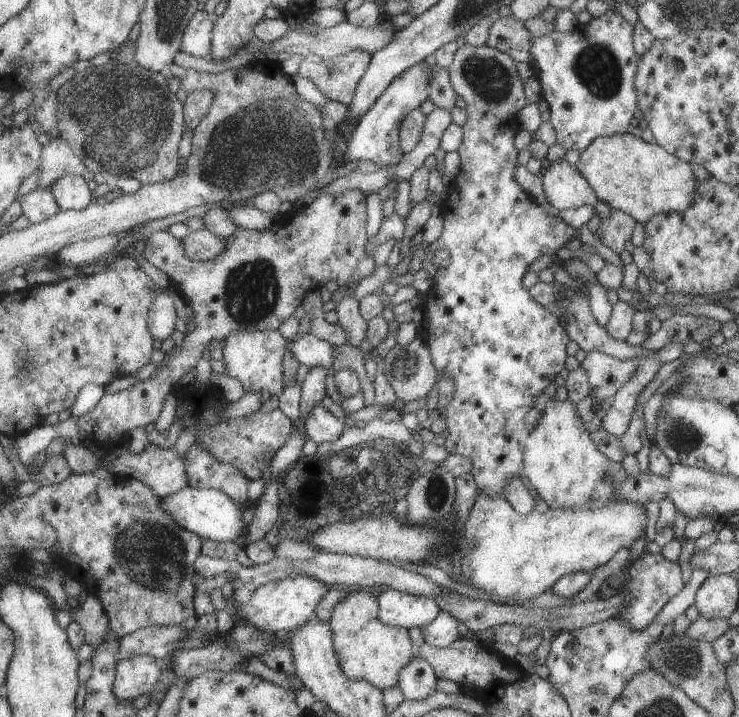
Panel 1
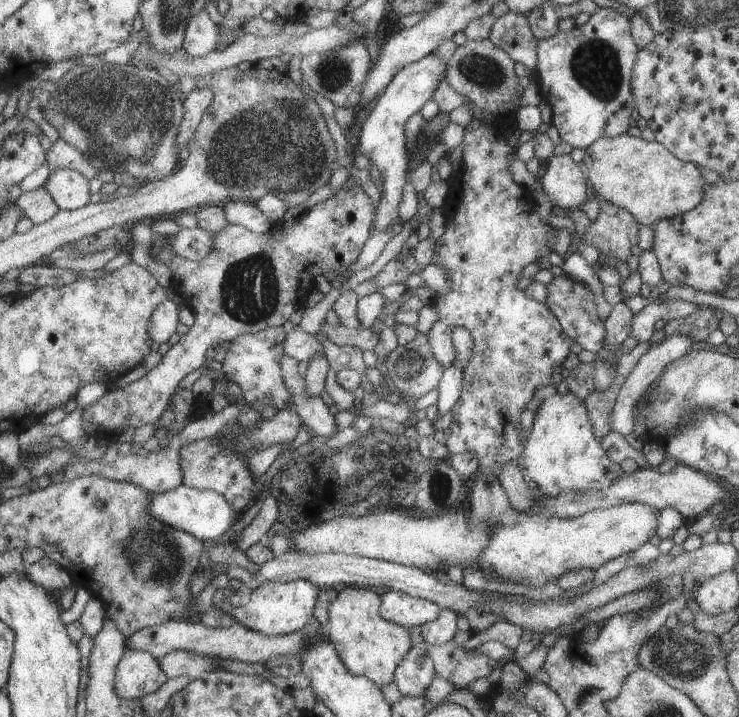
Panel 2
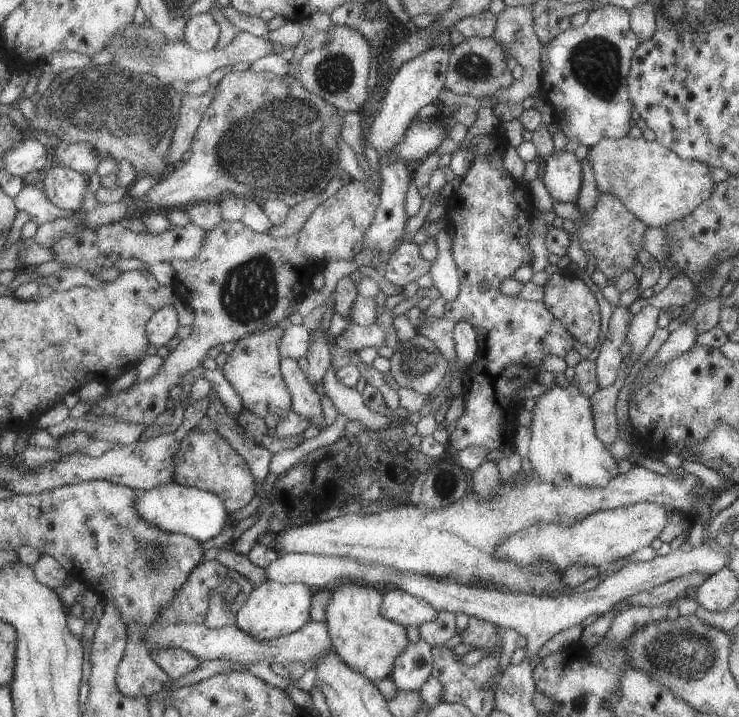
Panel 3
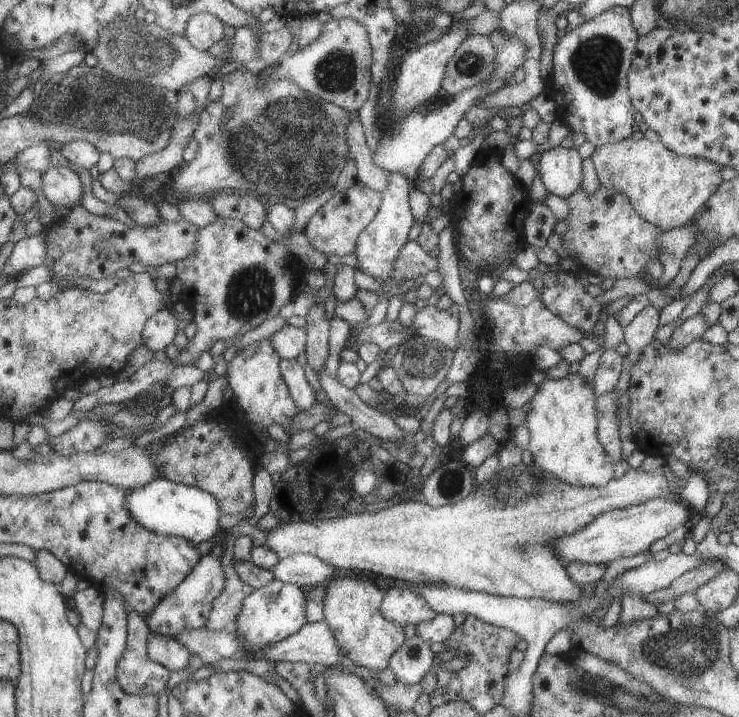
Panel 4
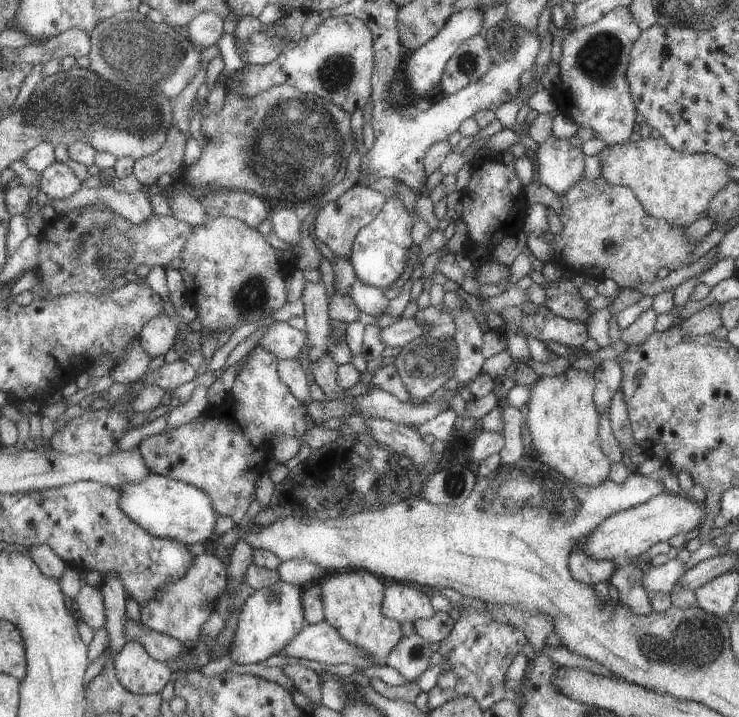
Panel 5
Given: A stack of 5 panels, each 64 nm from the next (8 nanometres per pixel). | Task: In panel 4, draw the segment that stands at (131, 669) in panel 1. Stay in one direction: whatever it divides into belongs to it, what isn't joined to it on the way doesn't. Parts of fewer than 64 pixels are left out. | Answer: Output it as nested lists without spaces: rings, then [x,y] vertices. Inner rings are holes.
[[[129,611],[126,613],[126,650],[123,651],[122,658],[118,660],[115,667],[115,680],[118,681],[119,688],[130,695],[158,695],[164,691],[170,672],[167,672],[163,665],[151,660],[147,654],[146,642],[147,634],[150,631],[143,620],[143,616],[138,612]]]

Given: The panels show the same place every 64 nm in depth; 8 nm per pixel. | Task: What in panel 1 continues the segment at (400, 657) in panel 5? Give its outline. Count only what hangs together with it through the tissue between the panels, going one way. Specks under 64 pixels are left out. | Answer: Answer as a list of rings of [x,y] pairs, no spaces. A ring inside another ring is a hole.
[[[416,652],[398,672],[397,686],[404,699],[421,700],[435,689],[436,676],[431,665]]]

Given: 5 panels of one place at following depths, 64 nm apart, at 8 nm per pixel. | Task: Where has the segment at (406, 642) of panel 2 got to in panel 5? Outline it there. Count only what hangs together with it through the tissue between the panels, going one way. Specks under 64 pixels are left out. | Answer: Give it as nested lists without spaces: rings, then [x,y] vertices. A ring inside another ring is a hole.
[[[343,570],[326,573],[319,581],[322,589],[323,620],[327,621],[339,636],[362,648],[374,662],[373,665],[383,666],[387,655],[395,643],[402,638],[400,623],[379,612],[383,584],[375,578],[375,574],[364,570]]]

